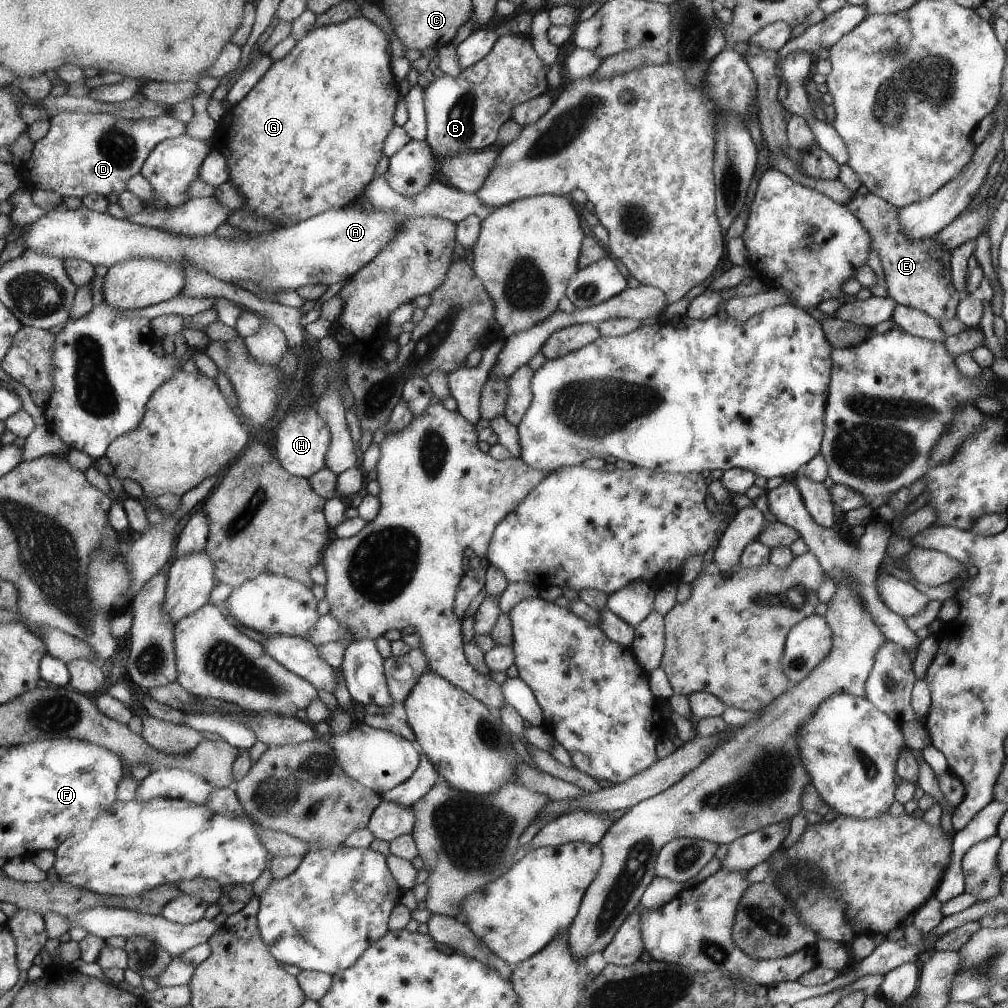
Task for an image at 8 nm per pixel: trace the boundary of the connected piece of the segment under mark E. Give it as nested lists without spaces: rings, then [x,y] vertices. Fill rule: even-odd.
[[[869,192],[866,195],[853,193],[844,207],[853,213],[868,231],[871,247],[877,252],[884,272],[882,284],[886,294],[897,305],[920,310],[937,322],[956,316],[956,307],[959,306],[961,296],[953,286],[950,275],[951,252],[944,249],[938,241],[937,234],[921,240],[906,237],[901,233],[897,208]]]

